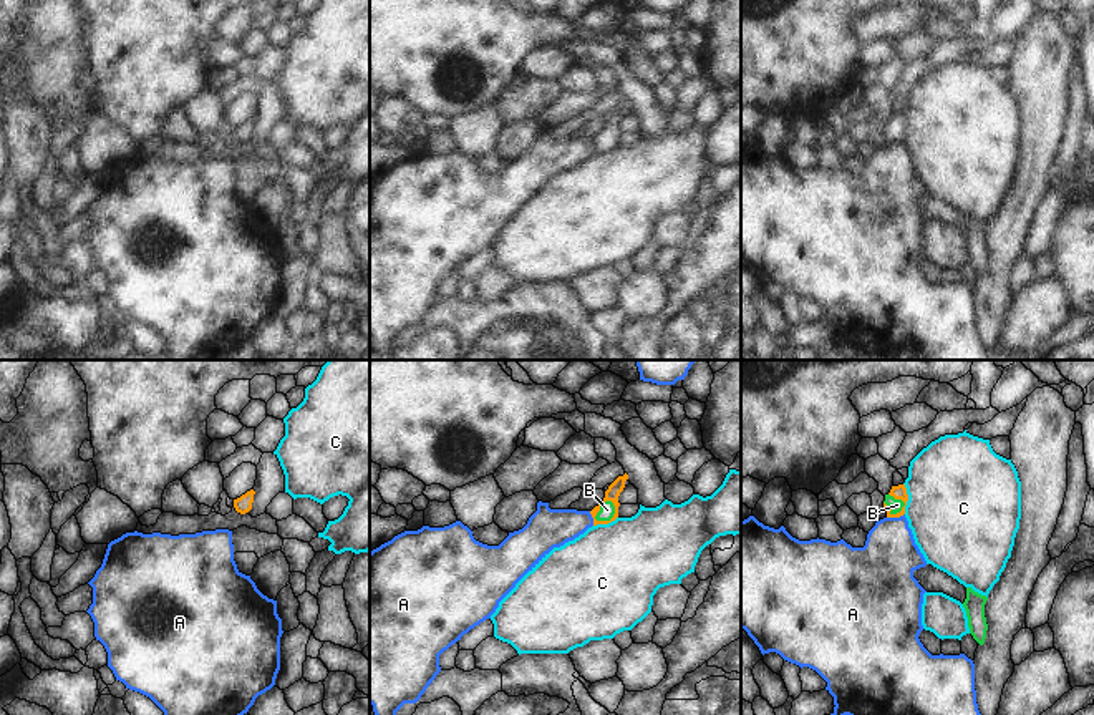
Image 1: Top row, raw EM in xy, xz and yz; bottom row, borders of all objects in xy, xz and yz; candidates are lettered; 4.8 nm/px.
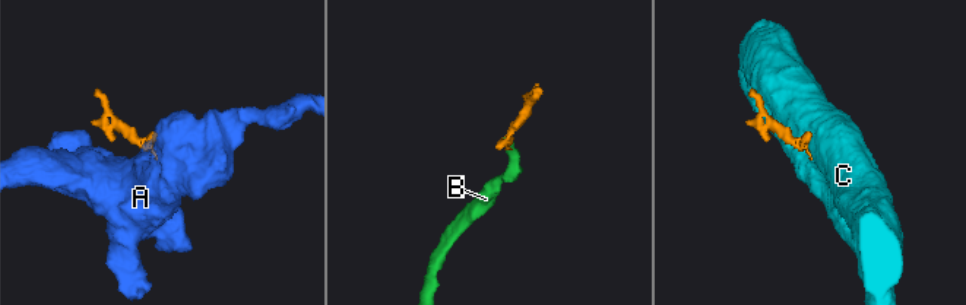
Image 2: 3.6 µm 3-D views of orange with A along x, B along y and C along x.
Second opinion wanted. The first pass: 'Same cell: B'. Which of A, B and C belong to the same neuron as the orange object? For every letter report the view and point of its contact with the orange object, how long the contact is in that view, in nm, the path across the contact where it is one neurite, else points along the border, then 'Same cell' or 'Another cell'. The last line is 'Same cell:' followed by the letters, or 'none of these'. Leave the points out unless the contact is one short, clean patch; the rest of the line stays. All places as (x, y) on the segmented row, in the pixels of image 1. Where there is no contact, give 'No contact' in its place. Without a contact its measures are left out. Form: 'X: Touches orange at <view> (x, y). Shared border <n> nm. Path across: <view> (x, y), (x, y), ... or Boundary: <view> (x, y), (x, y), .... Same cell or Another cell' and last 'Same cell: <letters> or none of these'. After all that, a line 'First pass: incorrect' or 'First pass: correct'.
A: Touches orange at yz (895, 516). Shared border 90 nm. Boundary: yz (904, 513), (887, 518). Another cell
B: Touches orange at xz (600, 505). Shared border 130 nm. Path across: xz (615, 488), (600, 505), (607, 510). Same cell
C: Touches orange at yz (907, 498). Shared border 150 nm. Boundary: yz (904, 483), (907, 495), (905, 513). Another cell
Same cell: B
First pass: correct

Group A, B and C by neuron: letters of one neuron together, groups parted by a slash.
A / B / C

